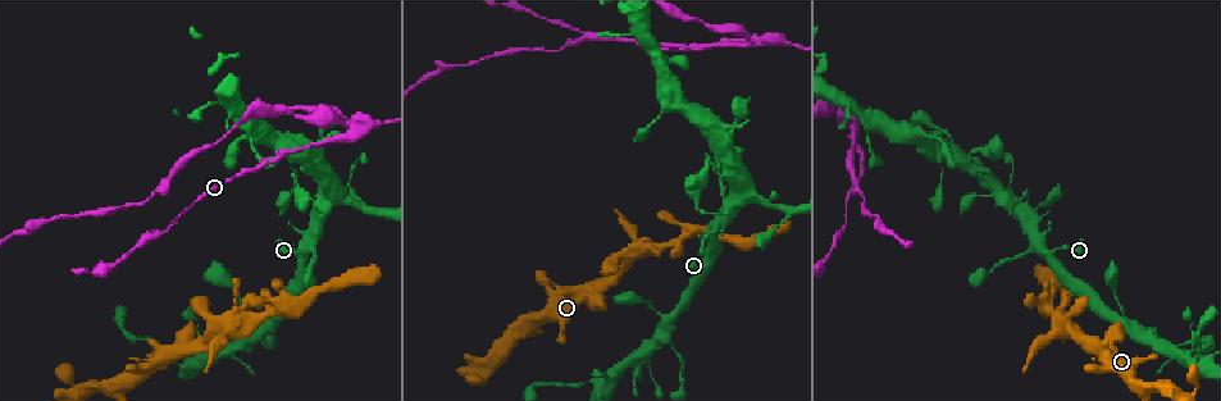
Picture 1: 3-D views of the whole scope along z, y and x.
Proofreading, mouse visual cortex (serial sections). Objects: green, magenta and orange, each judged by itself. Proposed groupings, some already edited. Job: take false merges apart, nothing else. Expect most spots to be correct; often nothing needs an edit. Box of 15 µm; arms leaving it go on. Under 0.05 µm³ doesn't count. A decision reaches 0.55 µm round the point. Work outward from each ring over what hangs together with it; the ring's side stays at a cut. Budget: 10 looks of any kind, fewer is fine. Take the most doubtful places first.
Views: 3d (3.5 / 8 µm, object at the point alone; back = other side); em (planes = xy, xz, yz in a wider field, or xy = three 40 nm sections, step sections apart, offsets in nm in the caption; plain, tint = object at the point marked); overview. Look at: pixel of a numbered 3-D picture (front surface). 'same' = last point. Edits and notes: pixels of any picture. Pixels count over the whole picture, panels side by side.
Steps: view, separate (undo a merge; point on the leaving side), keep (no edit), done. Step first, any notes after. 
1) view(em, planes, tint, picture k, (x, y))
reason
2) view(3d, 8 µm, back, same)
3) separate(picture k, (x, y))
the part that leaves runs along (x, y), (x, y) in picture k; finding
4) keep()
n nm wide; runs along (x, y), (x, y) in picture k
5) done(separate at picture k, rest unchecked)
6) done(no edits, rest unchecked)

view(3d, 3.5 µm, picture 1, (856, 125))
four-way junction

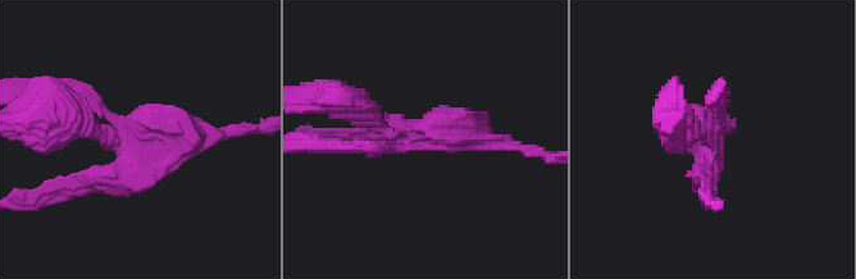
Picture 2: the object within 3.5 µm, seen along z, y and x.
view(em, xy, step 3, tint, picture 2, (424, 138))
4 arms; arms of 150, 200, 250, 350 nm; now the EM

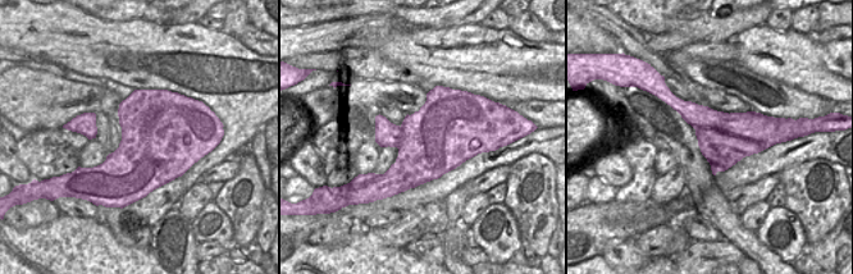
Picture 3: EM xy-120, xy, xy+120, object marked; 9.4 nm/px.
view(em, planes, tint, same)

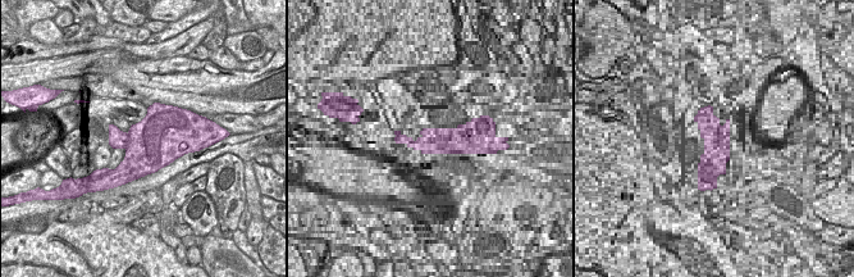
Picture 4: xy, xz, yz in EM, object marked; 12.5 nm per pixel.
separate(picture 2, (90, 124))
650 nm wide; the part that leaves runs along (121, 128), (92, 101), (30, 94) in picture 2; a second cell is stuck on

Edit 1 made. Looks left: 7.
view(3d, 8 µm, picture 1, (737, 187))
four or more arms meet

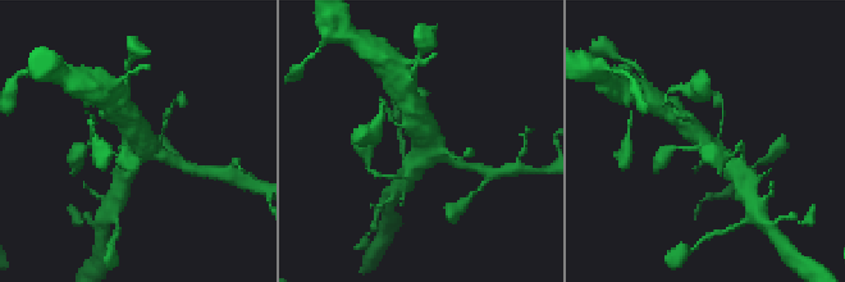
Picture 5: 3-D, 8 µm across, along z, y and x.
view(em, planes, tint, picture 5, (422, 143))
shape alone is not enough

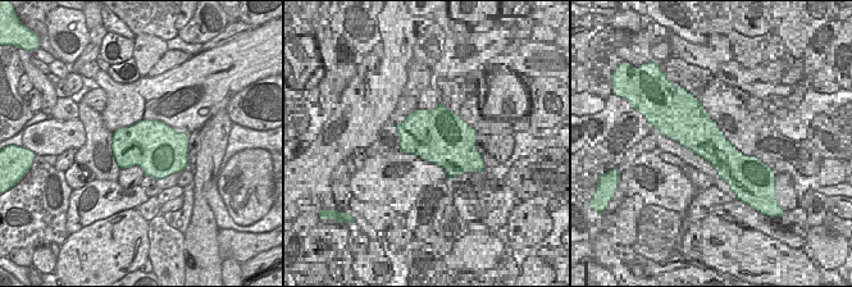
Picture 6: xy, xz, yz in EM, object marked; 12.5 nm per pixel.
keep()
650 nm wide; runs along (738, 173), (690, 126) in picture 5; one cell here

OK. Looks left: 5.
view(3d, 3.5 µm, picture 1, (941, 158))
a narrow waist

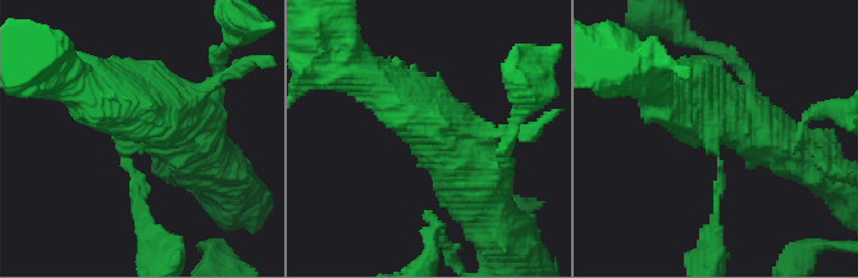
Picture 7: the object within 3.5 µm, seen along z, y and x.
view(em, xy, step 5, plain, picture 7, (712, 136))

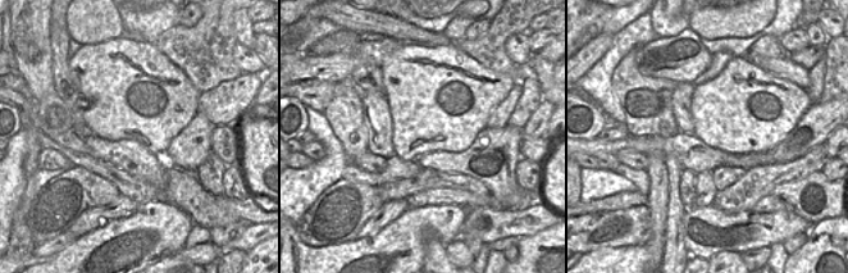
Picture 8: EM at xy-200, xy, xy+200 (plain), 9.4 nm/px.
view(em, xy, step 5, tint, same)
where the object lies

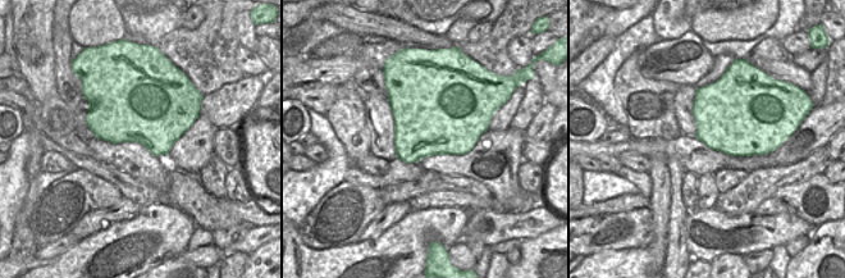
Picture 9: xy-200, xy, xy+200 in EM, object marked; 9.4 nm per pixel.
keep()
runs along (482, 192), (438, 127), (375, 83) in picture 7; one cell here

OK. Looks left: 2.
view(em, xy, step 3, tint, picture 1, (1124, 314))

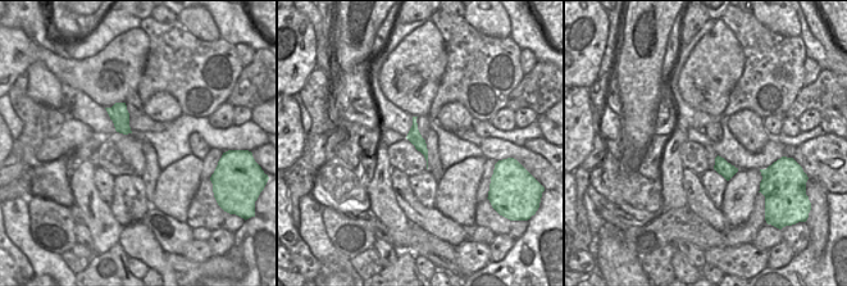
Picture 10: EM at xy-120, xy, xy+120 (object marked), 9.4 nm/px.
view(3d, 3.5 µm, same)

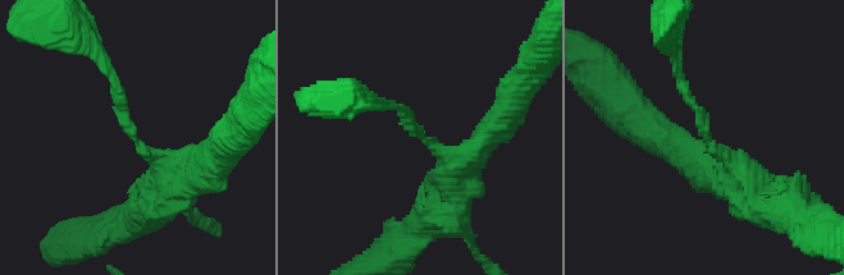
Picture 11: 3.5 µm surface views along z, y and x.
keep()
130 nm wide; runs along (190, 164), (138, 145), (100, 58) in picture 11; one cell here

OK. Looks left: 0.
done(separate at picture 2, rest unchecked)

